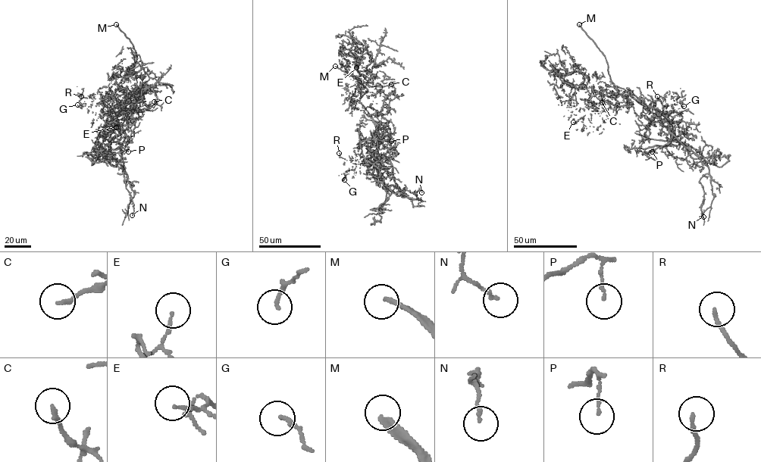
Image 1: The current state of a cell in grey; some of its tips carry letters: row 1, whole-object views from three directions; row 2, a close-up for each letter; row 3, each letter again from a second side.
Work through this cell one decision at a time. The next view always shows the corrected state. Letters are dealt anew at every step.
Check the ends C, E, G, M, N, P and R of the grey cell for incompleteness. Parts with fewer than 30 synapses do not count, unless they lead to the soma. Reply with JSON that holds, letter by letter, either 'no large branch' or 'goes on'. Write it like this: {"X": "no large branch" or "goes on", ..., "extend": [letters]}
{"C": "no large branch", "E": "no large branch", "G": "no large branch", "M": "goes on", "N": "no large branch", "P": "no large branch", "R": "no large branch", "extend": ["M"]}

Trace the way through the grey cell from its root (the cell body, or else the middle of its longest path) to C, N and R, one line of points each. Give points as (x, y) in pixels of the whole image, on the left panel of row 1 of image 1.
C: (139, 95), (148, 106), (157, 101), (154, 101)
N: (139, 95), (127, 89), (126, 104), (117, 119), (125, 135), (120, 160), (133, 204), (132, 215)
R: (139, 95), (127, 89), (126, 104), (117, 111), (106, 110), (101, 102), (82, 106), (79, 101), (81, 96)

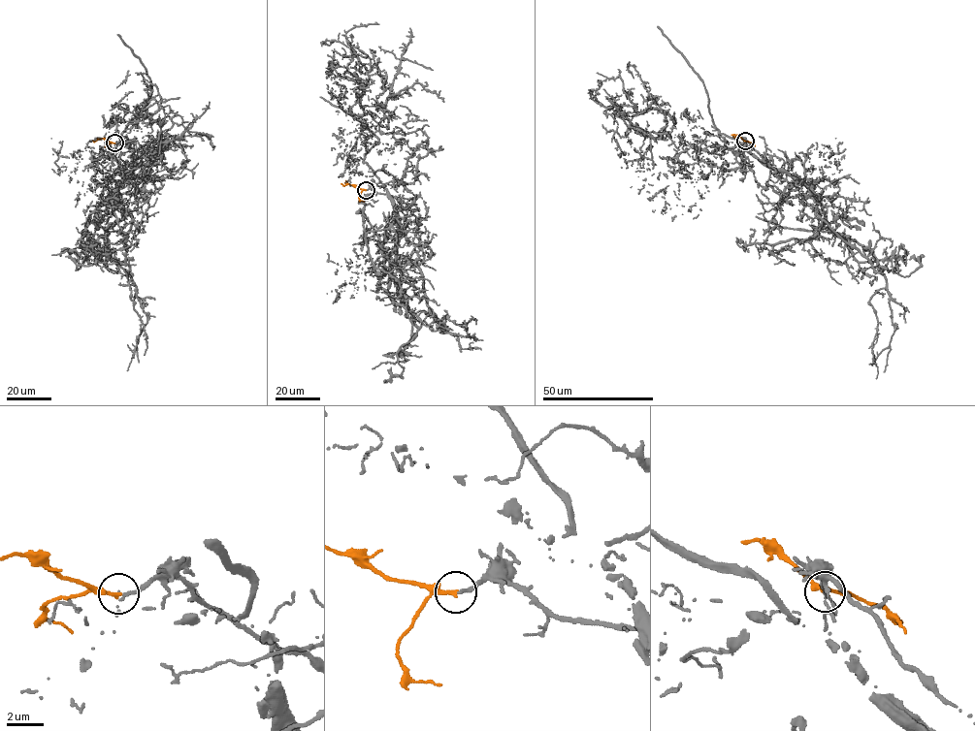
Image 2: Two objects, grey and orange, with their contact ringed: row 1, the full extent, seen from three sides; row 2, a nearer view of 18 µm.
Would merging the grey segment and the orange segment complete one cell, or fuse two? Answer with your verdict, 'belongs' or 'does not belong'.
belongs

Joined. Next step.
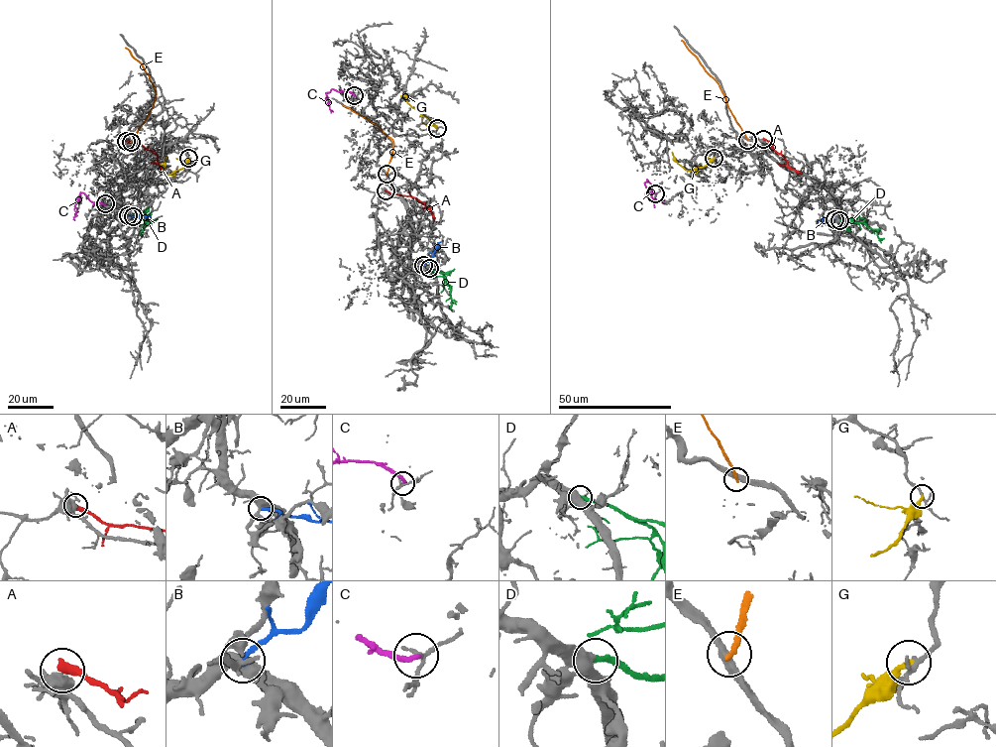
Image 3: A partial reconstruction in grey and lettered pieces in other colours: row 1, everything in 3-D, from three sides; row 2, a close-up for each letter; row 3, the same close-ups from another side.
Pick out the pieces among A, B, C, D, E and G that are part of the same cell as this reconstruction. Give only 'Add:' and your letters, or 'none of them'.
Add: D

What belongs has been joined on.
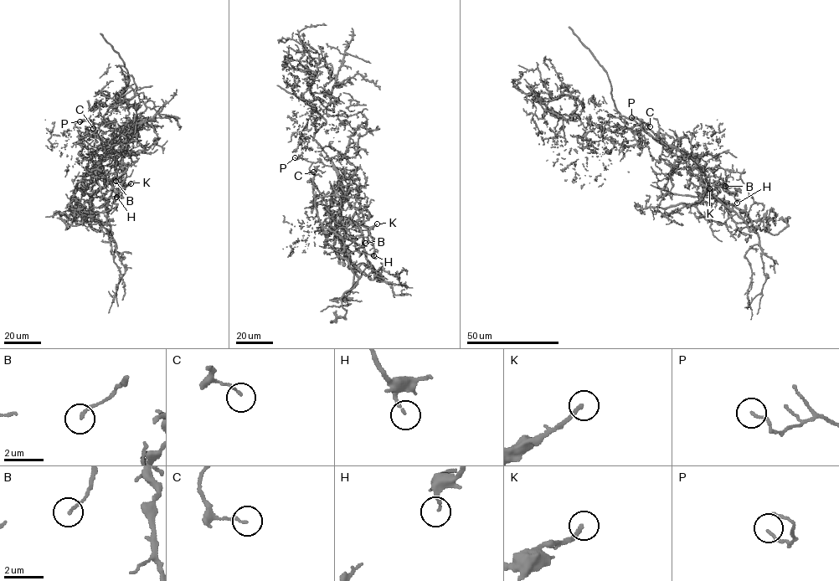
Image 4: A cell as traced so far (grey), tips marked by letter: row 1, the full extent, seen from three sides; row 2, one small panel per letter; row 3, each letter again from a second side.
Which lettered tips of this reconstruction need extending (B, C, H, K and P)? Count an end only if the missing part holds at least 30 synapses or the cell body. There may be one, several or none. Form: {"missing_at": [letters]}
{"missing_at": []}

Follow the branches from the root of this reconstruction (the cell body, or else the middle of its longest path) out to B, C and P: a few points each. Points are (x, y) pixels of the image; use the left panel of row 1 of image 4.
B: (132, 132), (117, 123), (112, 127), (113, 143), (100, 167), (110, 180), (122, 177), (115, 181)
C: (132, 132), (115, 123), (113, 134), (116, 141), (119, 140), (120, 134), (104, 122), (90, 125), (93, 128)
P: (132, 132), (115, 123), (113, 134), (116, 141), (119, 140), (120, 134), (104, 122), (79, 121)

